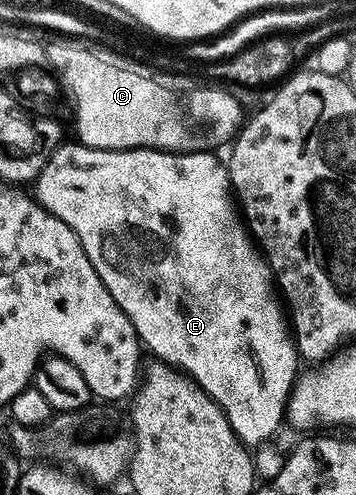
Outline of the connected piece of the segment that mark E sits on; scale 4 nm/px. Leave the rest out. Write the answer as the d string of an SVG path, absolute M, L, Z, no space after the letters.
M77 140L63 141L61 146L55 147L49 160L44 164L37 181L33 183L32 193L38 203L52 216L64 220L72 232L80 240L84 252L88 252L88 260L92 260L92 268L96 268L96 276L108 288L112 300L120 304L124 316L136 328L138 340L147 351L154 353L153 357L160 362L166 362L175 370L187 374L189 378L228 416L228 424L236 432L236 436L245 442L247 447L255 448L261 442L266 442L278 430L278 425L283 425L286 413L286 401L290 399L290 389L300 373L300 359L298 348L292 337L292 327L288 321L287 311L280 301L279 291L270 266L262 257L251 233L246 229L240 217L239 207L232 197L230 188L230 175L227 167L222 166L214 159L213 153L185 153L175 154L169 150L97 150L88 148Z

